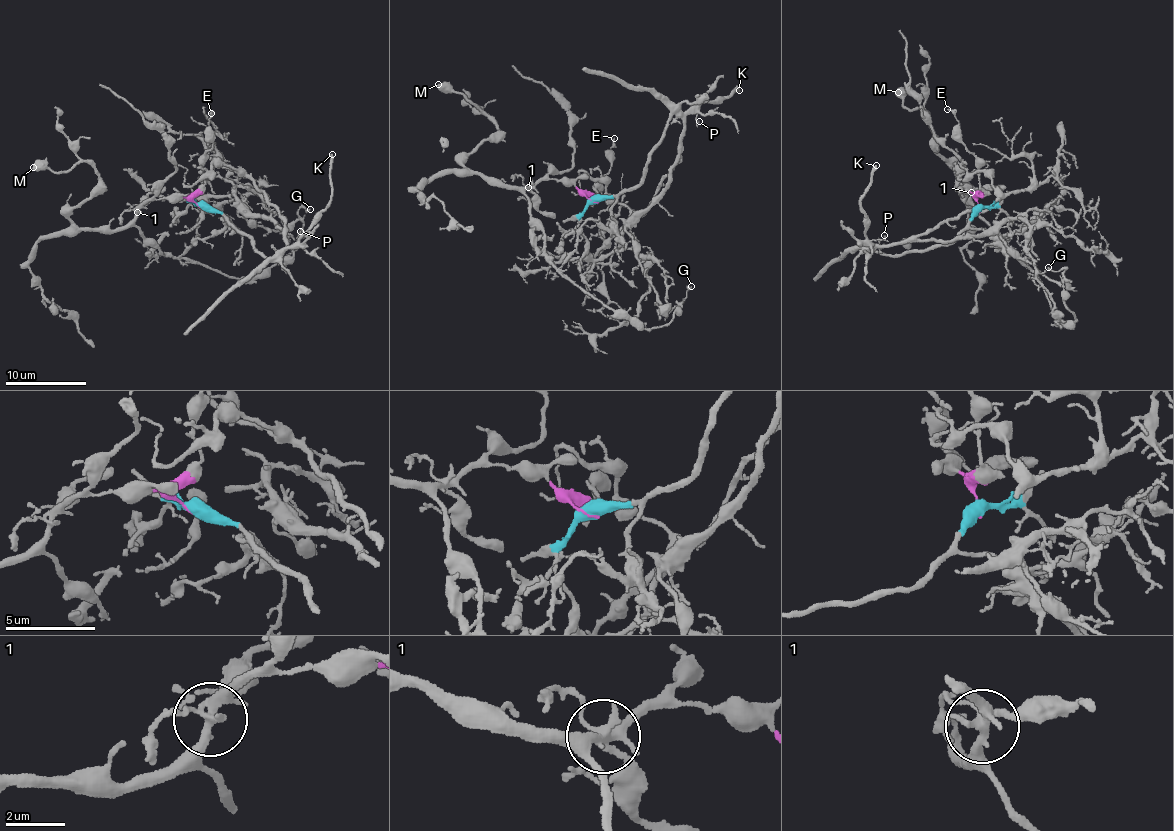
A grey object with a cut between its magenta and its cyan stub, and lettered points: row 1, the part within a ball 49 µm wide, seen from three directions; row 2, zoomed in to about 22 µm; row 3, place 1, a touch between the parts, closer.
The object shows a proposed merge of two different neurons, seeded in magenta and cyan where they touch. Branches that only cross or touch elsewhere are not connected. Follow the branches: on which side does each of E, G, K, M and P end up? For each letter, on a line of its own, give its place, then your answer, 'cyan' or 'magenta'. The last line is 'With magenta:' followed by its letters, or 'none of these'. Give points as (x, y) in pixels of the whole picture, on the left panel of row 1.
E: place (211, 113); magenta
G: place (310, 209); cyan
K: place (332, 154); cyan
M: place (33, 167); magenta
P: place (300, 231); cyan
With magenta: E, M

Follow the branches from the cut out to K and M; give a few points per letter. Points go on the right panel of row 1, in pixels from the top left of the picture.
K: (978, 209), (949, 243), (880, 254), (865, 236), (860, 207), (876, 166)
M: (978, 209), (966, 182), (972, 198), (967, 202), (955, 166), (935, 150), (923, 109), (905, 107), (897, 91)

